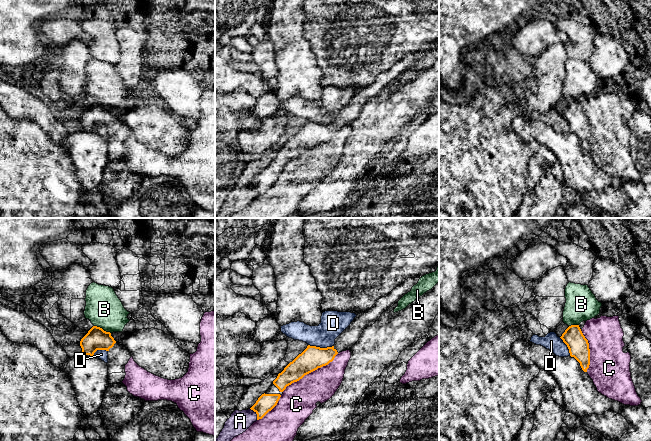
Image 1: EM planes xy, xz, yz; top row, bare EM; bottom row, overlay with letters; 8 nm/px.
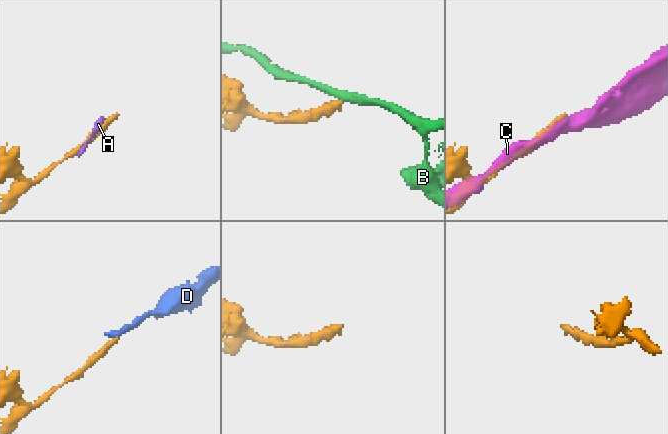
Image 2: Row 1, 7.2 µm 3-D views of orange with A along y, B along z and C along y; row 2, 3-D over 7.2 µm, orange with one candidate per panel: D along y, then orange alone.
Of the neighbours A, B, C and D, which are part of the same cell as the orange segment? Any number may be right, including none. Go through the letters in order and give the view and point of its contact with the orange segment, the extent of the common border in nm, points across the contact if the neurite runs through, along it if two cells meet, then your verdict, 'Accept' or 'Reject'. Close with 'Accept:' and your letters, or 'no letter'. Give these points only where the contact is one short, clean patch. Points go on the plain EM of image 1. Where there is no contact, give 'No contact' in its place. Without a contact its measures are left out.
A: Touches orange at xz (256, 189). Shared border 110 nm. Reject
B: Touches orange at xy (101, 104). Shared border 150 nm. Boundary: xy (94, 101), (110, 109). Reject
C: Touches orange at xz (310, 148). Shared border 550 nm. Reject
D: Touches orange at xz (321, 124). Shared border 200 nm. Boundary: xz (308, 120), (320, 123), (333, 122). Reject
Accept: no letter

